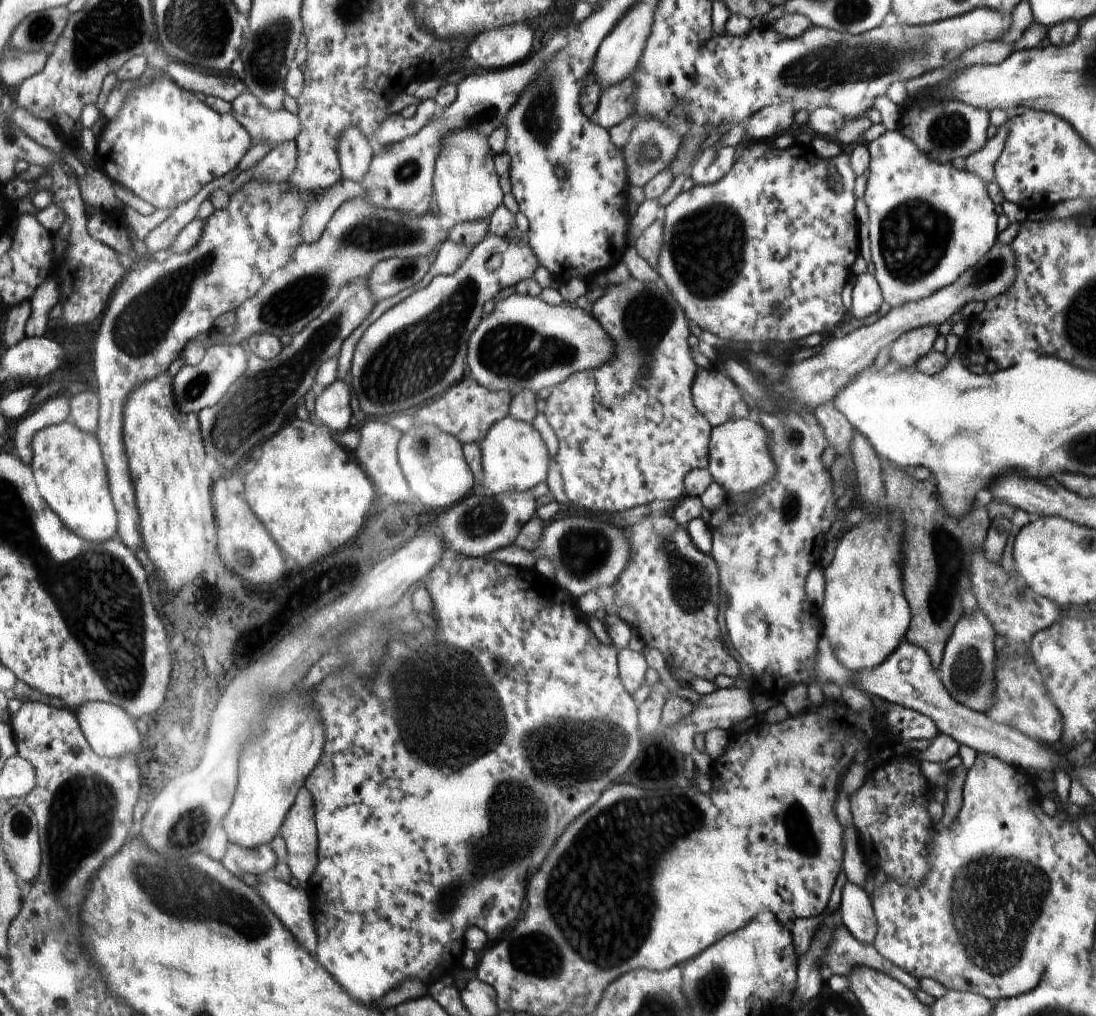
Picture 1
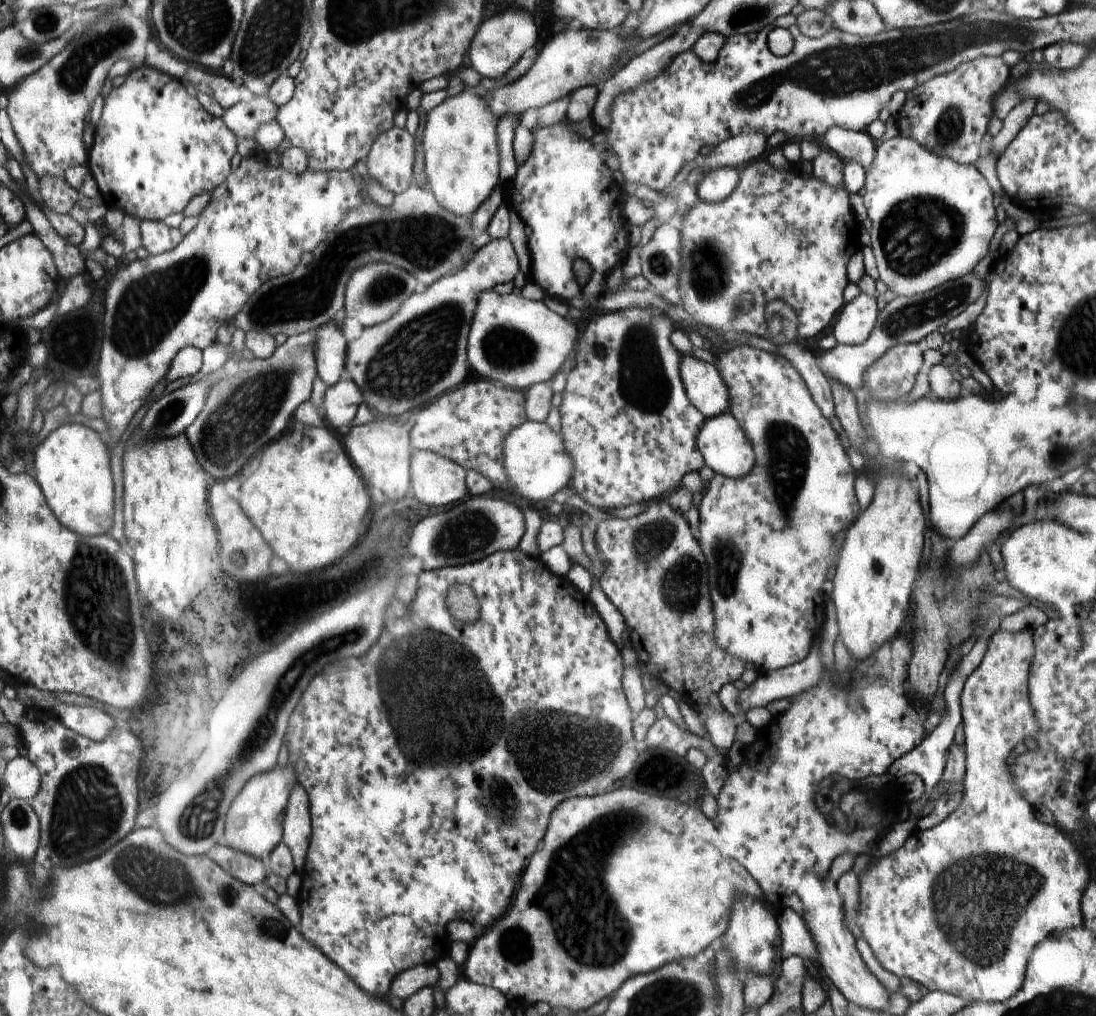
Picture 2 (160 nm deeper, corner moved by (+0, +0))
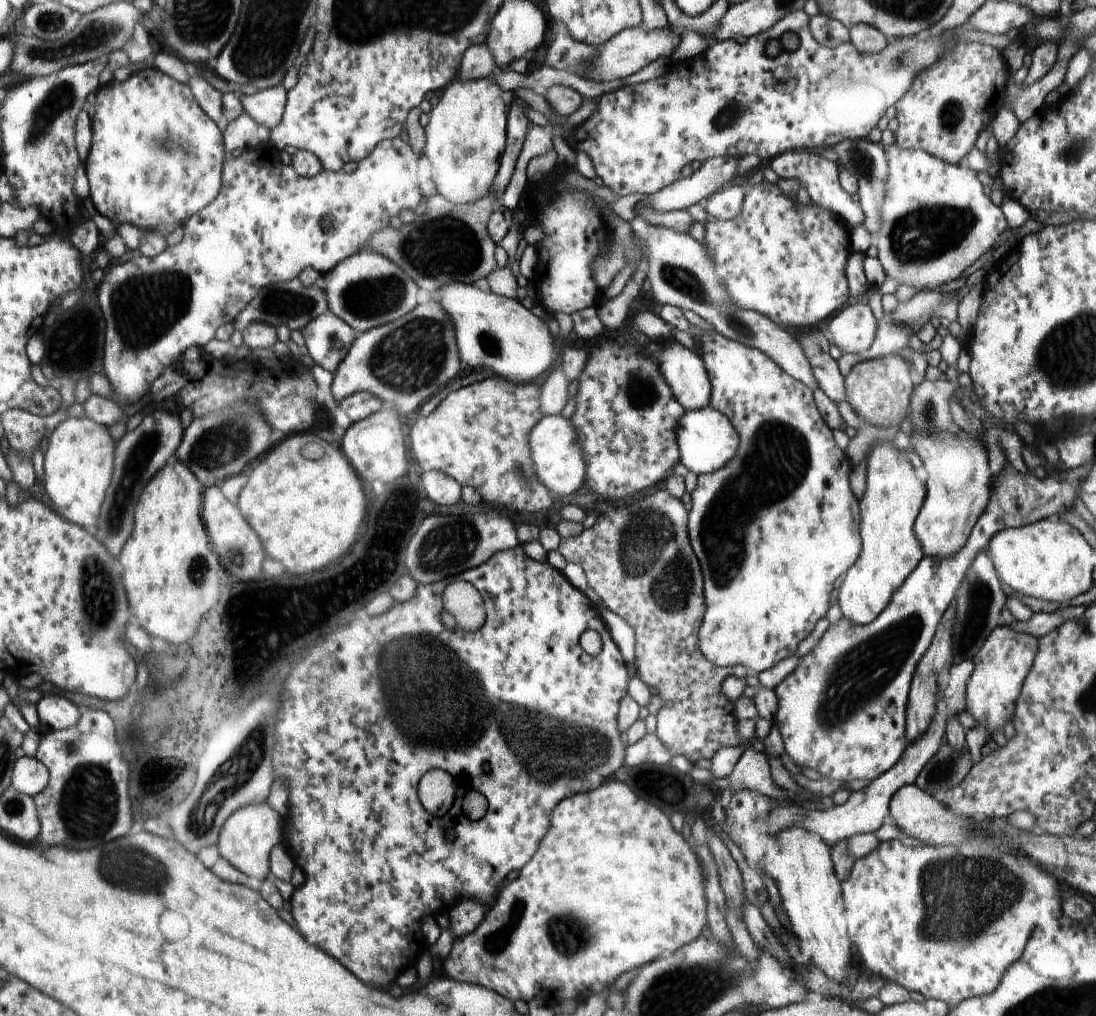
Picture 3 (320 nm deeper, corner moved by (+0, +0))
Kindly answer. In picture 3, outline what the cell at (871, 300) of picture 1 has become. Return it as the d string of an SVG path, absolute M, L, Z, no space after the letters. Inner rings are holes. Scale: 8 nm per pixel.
M867 301L845 306L828 322L832 342L842 353L864 353L871 347L876 331L877 320Z

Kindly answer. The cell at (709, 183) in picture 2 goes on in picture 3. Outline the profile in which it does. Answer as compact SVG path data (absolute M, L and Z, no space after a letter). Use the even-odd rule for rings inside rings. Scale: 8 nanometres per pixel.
M727 186L726 190L720 189L711 194L703 207L710 218L716 221L729 221L740 214L744 197L745 193L741 186Z

